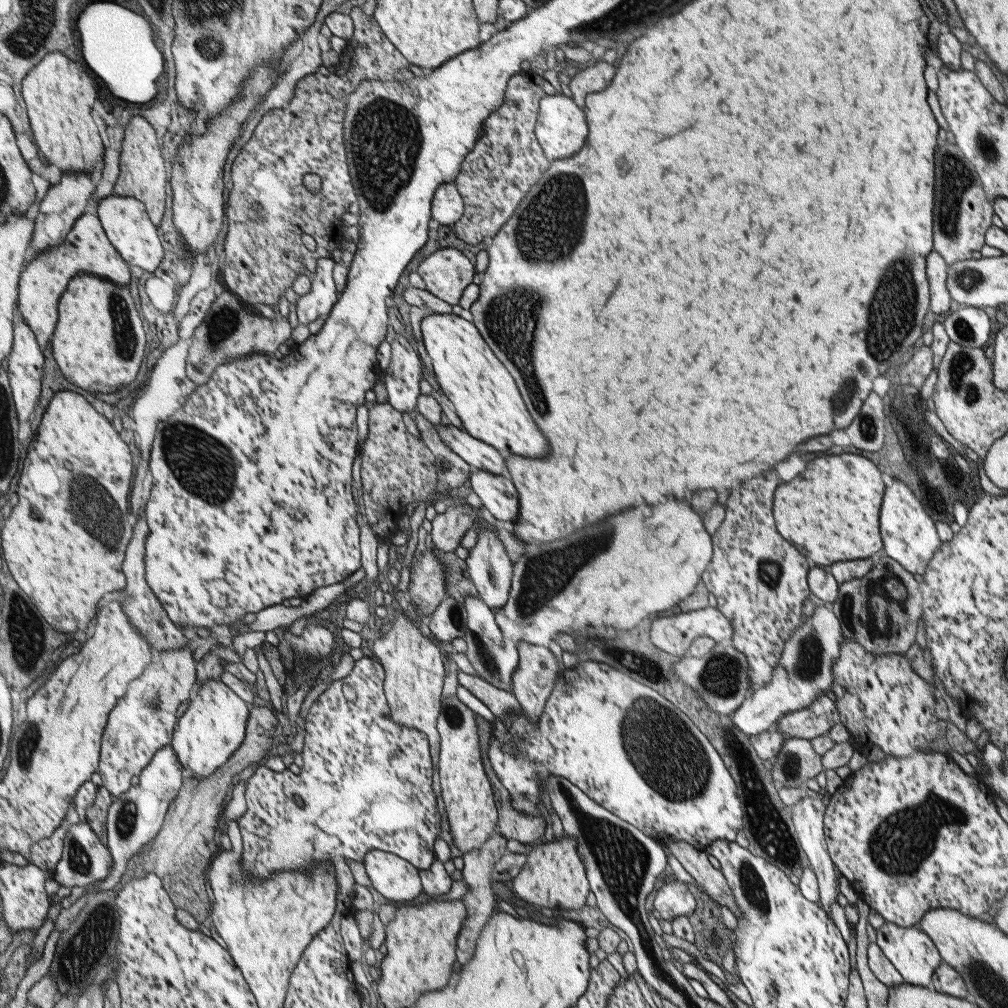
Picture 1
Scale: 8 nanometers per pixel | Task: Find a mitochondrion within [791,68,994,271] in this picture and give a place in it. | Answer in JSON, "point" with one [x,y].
{"point":[955,177]}

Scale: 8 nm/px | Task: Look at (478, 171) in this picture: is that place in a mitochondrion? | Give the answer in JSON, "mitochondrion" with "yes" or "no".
{"mitochondrion":"no"}

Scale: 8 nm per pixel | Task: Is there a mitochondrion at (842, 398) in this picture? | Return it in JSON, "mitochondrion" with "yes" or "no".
{"mitochondrion":"yes"}

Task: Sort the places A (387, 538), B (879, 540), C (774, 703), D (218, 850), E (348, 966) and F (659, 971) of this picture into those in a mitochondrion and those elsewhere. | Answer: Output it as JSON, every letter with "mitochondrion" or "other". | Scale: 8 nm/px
{"A":"other","B":"other","C":"other","D":"other","E":"other","F":"mitochondrion"}

